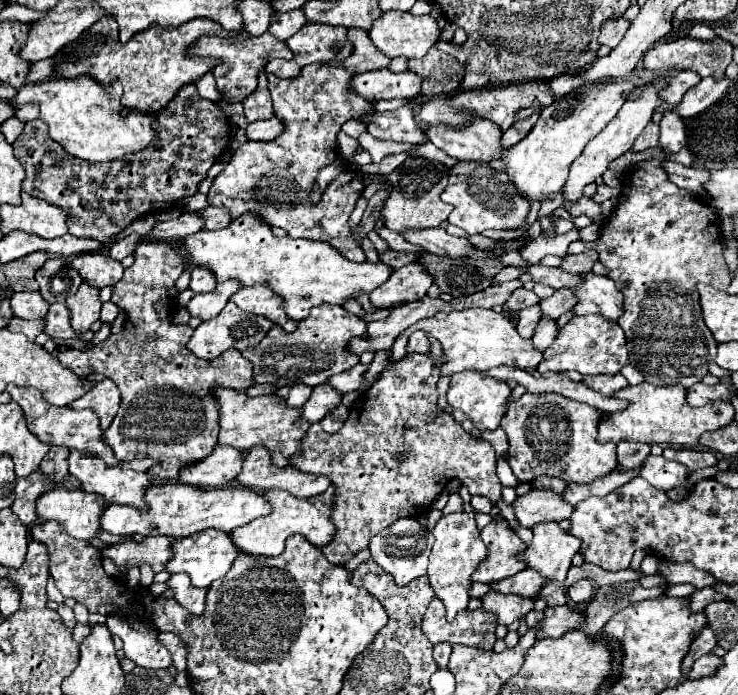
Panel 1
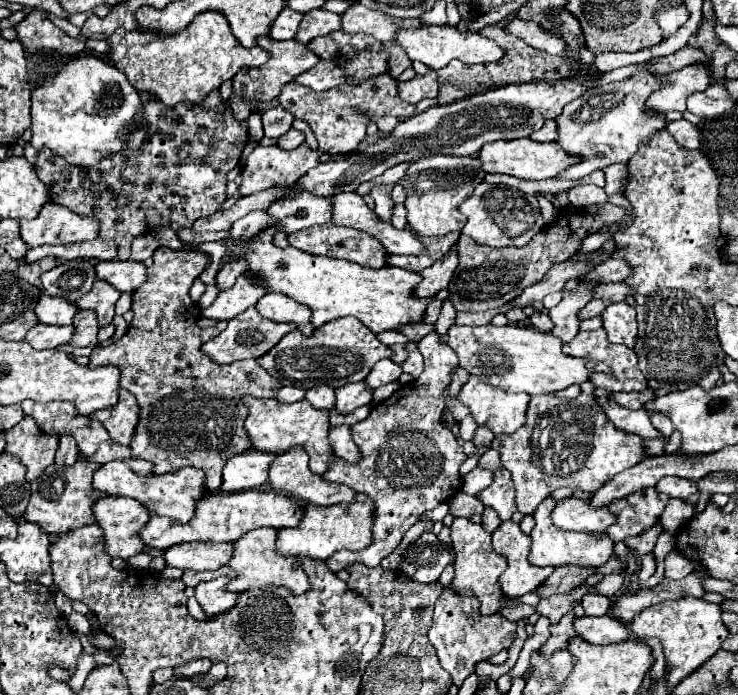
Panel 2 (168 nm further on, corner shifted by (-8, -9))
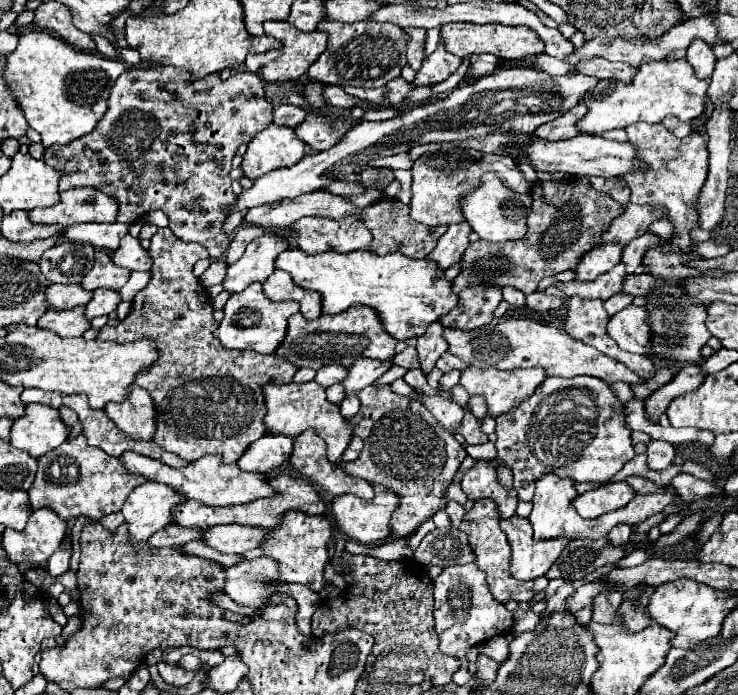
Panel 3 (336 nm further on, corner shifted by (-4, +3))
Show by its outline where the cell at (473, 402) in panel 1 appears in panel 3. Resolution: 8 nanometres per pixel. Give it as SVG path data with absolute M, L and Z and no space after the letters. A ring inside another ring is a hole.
M469 366L469 368L465 368L461 372L461 386L471 396L483 396L485 402L487 402L489 416L493 416L493 418L509 412L511 408L515 408L523 400L527 400L543 380L545 380L545 370L543 368L527 368L527 370L497 370L497 368L487 368L487 370L479 370L479 368Z

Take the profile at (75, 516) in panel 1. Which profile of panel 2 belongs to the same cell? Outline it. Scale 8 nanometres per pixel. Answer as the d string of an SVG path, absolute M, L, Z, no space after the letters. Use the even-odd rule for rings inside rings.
M107 496L93 506L97 526L105 532L105 552L129 560L143 552L145 544L139 538L141 528L149 522L151 512L139 500L125 496Z

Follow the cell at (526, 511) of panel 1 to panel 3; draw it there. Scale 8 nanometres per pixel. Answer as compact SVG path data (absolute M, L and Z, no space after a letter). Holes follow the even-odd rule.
M625 482L605 484L595 490L587 490L573 500L573 508L581 518L599 518L605 512L623 508L629 500L633 500L635 492Z

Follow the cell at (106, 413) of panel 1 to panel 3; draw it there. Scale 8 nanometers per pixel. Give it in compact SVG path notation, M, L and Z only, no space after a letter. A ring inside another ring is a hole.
M131 384L129 396L117 404L109 402L105 414L115 422L115 426L129 434L133 440L151 440L155 430L155 406L147 390Z

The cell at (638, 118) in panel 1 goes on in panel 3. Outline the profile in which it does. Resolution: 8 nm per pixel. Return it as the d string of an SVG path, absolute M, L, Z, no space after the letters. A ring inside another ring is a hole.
M693 40L693 44L687 48L687 62L693 66L697 78L711 78L715 70L715 56L713 50L703 40Z

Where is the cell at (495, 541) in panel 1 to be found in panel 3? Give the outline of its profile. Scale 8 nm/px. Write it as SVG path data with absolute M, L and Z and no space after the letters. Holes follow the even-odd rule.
M511 516L499 522L501 530L507 534L511 544L511 576L515 580L527 582L543 576L563 548L569 544L569 538L555 538L555 540L533 540L533 530L527 518Z

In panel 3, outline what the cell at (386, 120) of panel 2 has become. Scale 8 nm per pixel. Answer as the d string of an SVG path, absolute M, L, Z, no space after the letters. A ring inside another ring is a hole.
M327 86L323 96L325 96L325 100L329 100L331 106L341 108L341 110L353 110L359 104L363 104L363 108L367 108L367 102L361 102L357 96L351 96L343 88L337 88L337 86Z

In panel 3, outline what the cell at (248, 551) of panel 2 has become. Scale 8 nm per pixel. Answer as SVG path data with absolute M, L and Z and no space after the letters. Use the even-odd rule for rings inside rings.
M289 510L283 514L281 522L275 528L269 528L265 532L265 538L259 548L267 558L277 562L279 582L297 582L309 586L313 592L319 592L327 584L327 580L323 578L323 570L329 562L327 542L331 536L333 528L325 516L307 516L299 510Z

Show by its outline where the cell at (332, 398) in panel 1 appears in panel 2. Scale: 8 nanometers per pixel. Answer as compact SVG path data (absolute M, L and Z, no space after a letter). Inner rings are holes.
M365 382L361 384L345 384L341 388L335 390L337 394L337 402L335 402L335 410L339 414L349 414L359 406L367 406L373 398L373 388L369 388Z

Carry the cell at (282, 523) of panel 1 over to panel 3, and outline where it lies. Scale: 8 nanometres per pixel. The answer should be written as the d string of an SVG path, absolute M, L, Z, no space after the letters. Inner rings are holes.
M373 484L373 492L375 492L375 496L371 500L357 498L353 494L343 494L343 496L333 498L333 502L331 502L333 526L353 542L375 544L377 540L385 540L389 536L389 518L391 518L393 510L397 508L399 498L393 492L389 492L387 488L383 488L381 484Z

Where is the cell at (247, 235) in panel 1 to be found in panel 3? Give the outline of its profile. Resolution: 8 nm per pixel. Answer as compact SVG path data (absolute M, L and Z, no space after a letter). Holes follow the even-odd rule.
M287 248L277 256L275 268L289 272L297 286L319 292L323 314L339 314L357 304L373 308L379 314L383 328L397 340L421 336L431 322L447 314L459 300L451 292L451 282L443 278L443 272L435 262L411 260L397 252L387 256L369 250L305 254L299 248Z

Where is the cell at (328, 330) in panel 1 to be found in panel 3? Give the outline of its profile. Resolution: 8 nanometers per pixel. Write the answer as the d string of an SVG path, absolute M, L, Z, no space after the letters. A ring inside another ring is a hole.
M353 306L337 316L319 316L313 322L305 320L299 312L293 314L289 318L285 340L281 342L281 348L277 348L275 356L289 360L297 368L319 370L321 366L327 366L327 364L341 364L343 368L349 368L361 356L391 360L395 356L395 344L397 340L393 340L393 336L385 332L373 308Z

